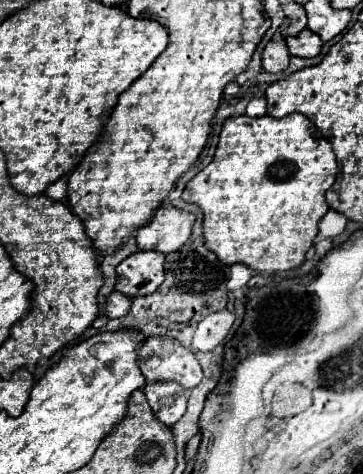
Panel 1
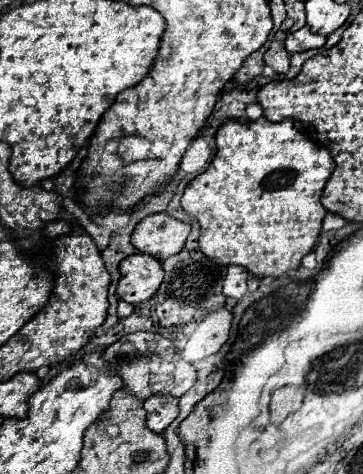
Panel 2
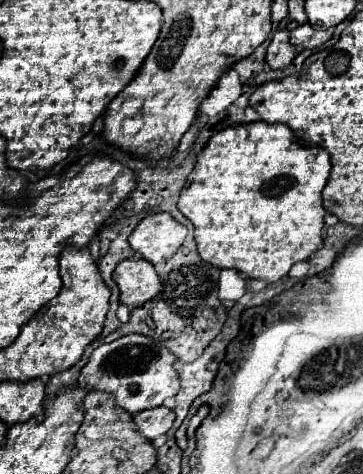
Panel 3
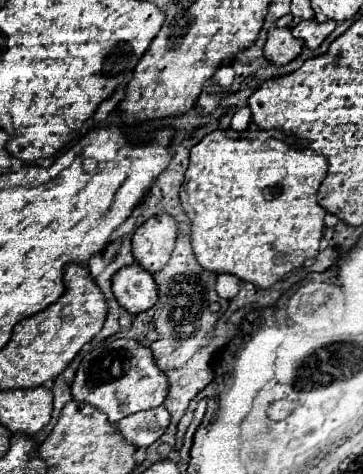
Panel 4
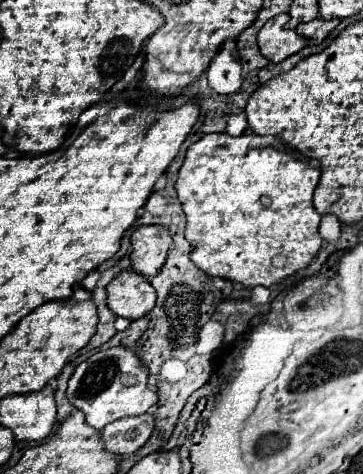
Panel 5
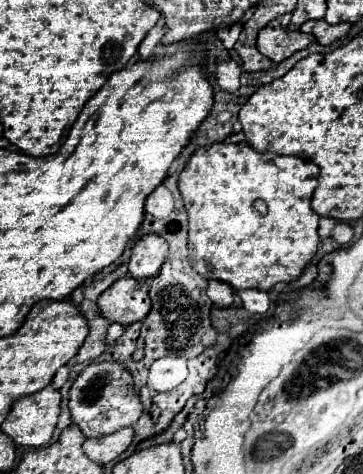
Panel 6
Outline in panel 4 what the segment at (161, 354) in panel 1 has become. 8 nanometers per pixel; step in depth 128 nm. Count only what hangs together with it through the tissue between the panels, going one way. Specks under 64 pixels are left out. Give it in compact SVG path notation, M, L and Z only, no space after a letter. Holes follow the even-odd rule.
M122 338L116 340L116 346L98 346L82 358L72 382L72 396L100 408L110 422L118 422L134 412L160 406L168 396L168 378L156 366L150 348L138 340Z

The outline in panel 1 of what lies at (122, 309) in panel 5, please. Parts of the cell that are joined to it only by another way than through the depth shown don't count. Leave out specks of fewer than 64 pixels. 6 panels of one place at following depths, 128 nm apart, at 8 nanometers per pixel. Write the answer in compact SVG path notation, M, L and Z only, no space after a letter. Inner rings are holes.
M134 252L116 268L116 290L134 298L152 294L164 282L162 252Z

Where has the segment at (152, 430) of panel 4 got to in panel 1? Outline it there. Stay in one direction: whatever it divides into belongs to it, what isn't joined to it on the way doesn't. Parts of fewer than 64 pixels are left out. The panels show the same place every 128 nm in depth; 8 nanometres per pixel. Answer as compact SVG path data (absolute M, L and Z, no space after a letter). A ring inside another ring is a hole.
M160 380L154 384L148 384L144 388L144 394L148 398L148 404L152 406L154 414L166 424L176 424L184 412L186 412L186 388L178 382Z

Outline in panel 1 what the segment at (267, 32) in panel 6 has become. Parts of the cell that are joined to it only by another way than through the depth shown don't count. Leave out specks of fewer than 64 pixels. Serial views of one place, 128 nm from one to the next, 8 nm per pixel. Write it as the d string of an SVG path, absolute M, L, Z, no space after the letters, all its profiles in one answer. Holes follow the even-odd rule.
M268 42L262 52L262 68L264 72L282 72L288 68L288 46L286 42Z

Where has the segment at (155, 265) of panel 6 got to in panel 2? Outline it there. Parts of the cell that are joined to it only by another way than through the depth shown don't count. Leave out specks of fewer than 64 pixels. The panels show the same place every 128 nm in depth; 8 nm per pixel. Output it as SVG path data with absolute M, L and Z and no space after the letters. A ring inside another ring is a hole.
M166 212L150 214L136 224L132 234L132 244L158 260L178 254L190 234L190 224L168 216Z

